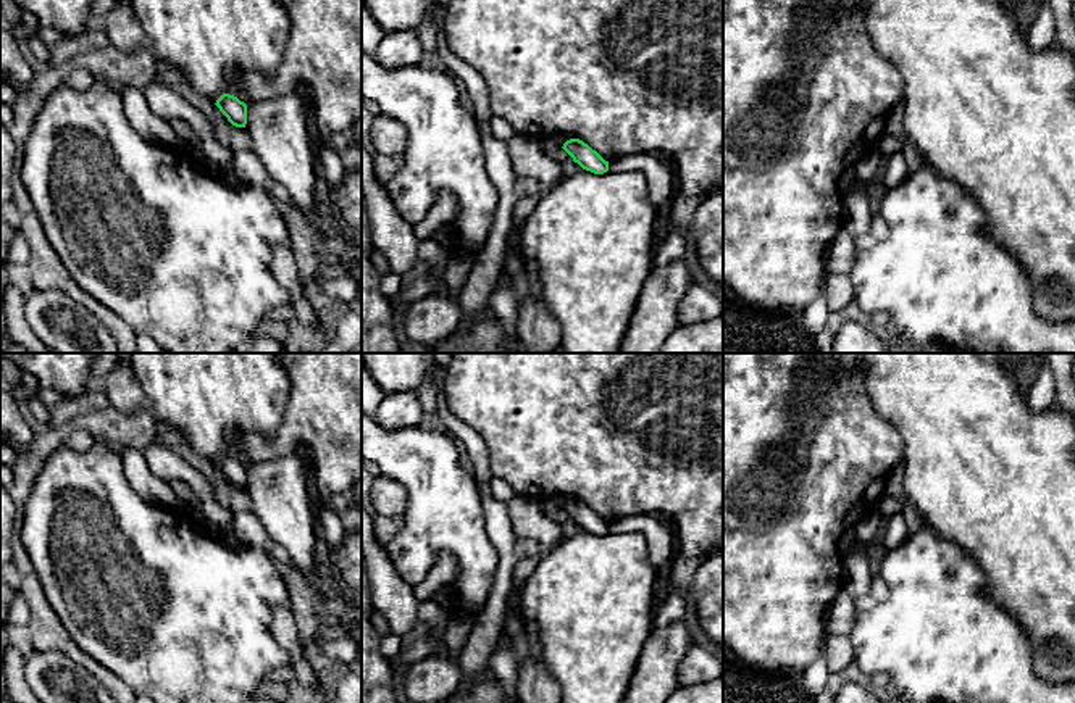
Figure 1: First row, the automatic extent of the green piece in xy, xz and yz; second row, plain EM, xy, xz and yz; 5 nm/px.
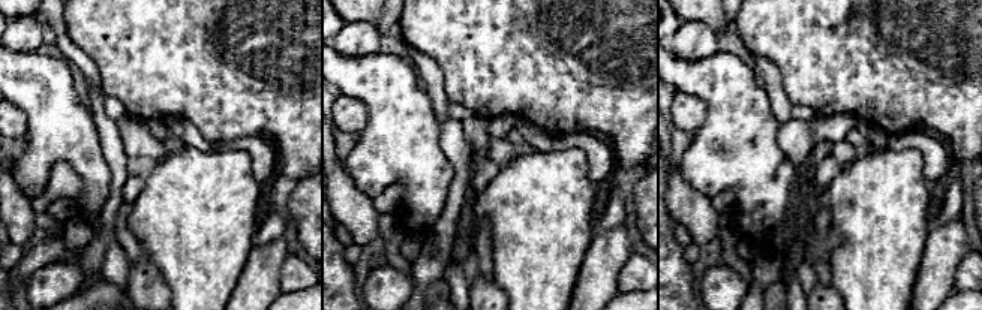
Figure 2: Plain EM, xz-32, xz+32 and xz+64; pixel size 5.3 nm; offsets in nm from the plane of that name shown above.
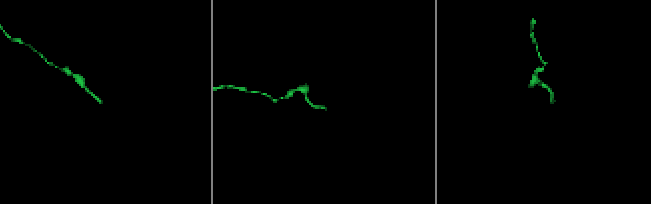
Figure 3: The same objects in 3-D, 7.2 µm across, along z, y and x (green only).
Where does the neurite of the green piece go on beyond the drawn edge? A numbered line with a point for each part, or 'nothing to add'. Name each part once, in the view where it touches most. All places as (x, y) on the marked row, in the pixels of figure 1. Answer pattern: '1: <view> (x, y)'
nothing to add

